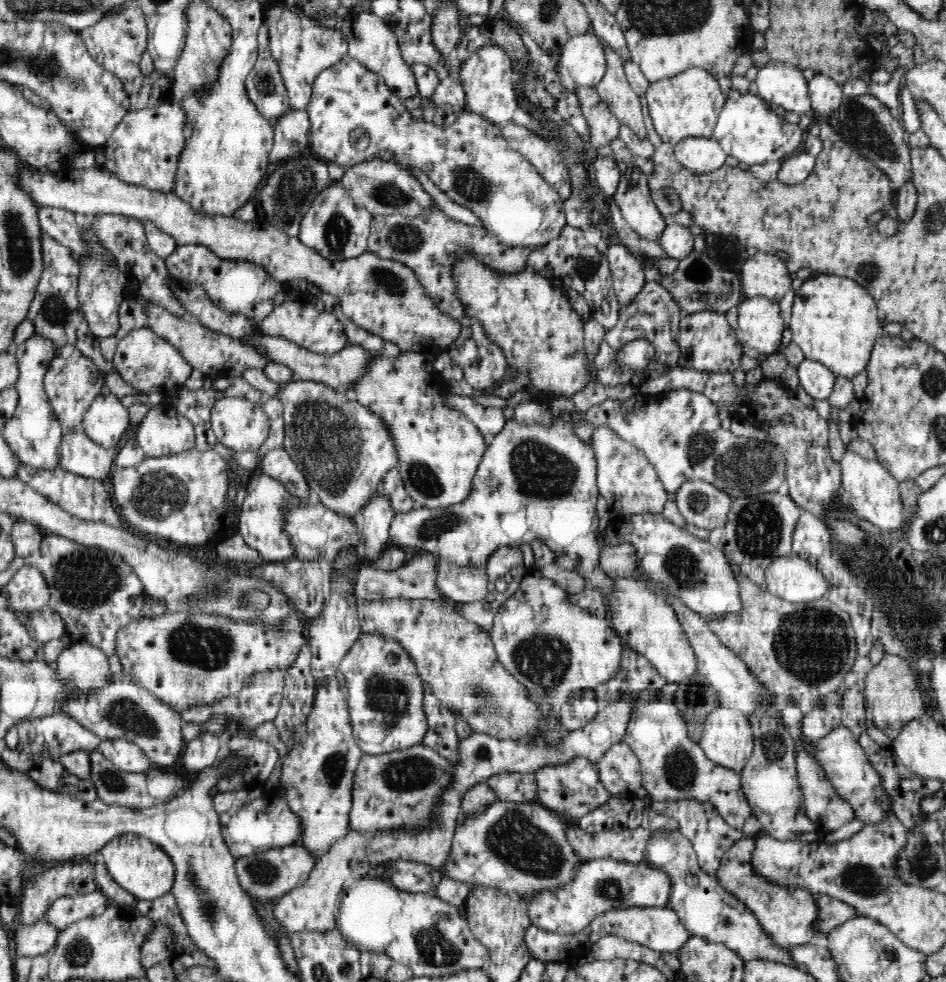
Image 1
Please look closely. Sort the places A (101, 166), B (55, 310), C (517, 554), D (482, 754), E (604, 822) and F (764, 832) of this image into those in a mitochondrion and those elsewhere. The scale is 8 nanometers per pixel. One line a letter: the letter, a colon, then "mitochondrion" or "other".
A: other
B: mitochondrion
C: other
D: mitochondrion
E: other
F: other

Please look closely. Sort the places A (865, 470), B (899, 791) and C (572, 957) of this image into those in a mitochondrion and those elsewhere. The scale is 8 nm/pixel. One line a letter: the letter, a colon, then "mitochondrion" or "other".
A: other
B: other
C: other

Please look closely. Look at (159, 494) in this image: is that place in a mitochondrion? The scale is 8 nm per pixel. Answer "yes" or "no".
yes

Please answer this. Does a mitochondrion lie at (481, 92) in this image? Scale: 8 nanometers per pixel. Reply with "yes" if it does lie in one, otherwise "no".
no

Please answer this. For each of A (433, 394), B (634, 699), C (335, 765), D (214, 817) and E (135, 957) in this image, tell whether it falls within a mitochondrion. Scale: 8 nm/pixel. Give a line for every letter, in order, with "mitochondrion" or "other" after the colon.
A: other
B: other
C: mitochondrion
D: other
E: other

